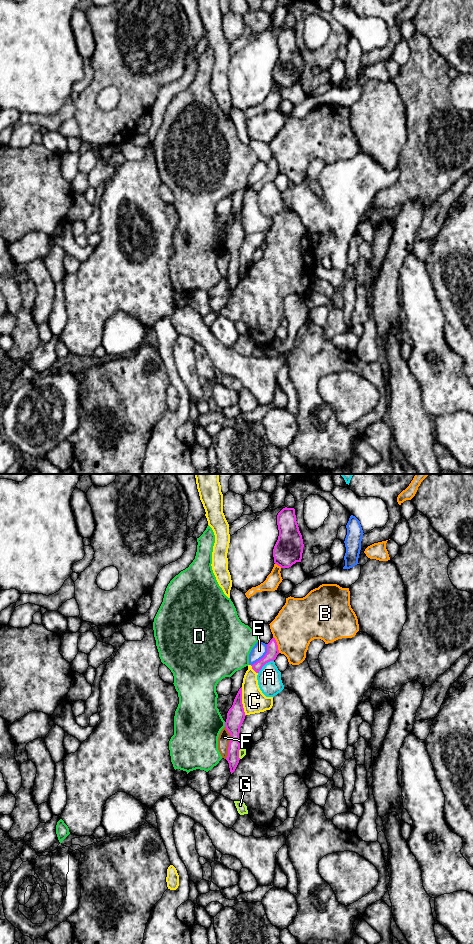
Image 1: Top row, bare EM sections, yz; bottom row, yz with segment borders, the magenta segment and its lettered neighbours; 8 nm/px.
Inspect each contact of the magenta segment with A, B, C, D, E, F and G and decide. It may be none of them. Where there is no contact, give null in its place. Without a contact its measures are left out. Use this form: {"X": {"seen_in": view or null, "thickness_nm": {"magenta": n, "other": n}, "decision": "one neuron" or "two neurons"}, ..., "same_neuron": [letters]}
{"A": {"seen_in": "yz", "thickness_nm": {"magenta": 100, "other": 190}, "decision": "two neurons"}, "B": {"seen_in": "yz", "thickness_nm": {"magenta": 100, "other": 360}, "decision": "two neurons"}, "C": {"seen_in": "yz", "thickness_nm": {"magenta": 140, "other": 190}, "decision": "two neurons"}, "D": {"seen_in": "yz", "thickness_nm": {"magenta": 140, "other": 380}, "decision": "two neurons"}, "E": {"seen_in": "yz", "thickness_nm": {"magenta": 100, "other": 110}, "decision": "two neurons"}, "F": {"seen_in": "yz", "thickness_nm": {"magenta": 140, "other": 100}, "decision": "two neurons"}, "G": {"seen_in": "yz", "thickness_nm": {"magenta": 130, "other": 60}, "decision": "two neurons"}, "same_neuron": []}

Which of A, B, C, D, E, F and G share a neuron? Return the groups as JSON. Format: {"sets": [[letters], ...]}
{"sets": [["A"], ["B"], ["C"], ["D"], ["E"], ["F"], ["G"]]}

